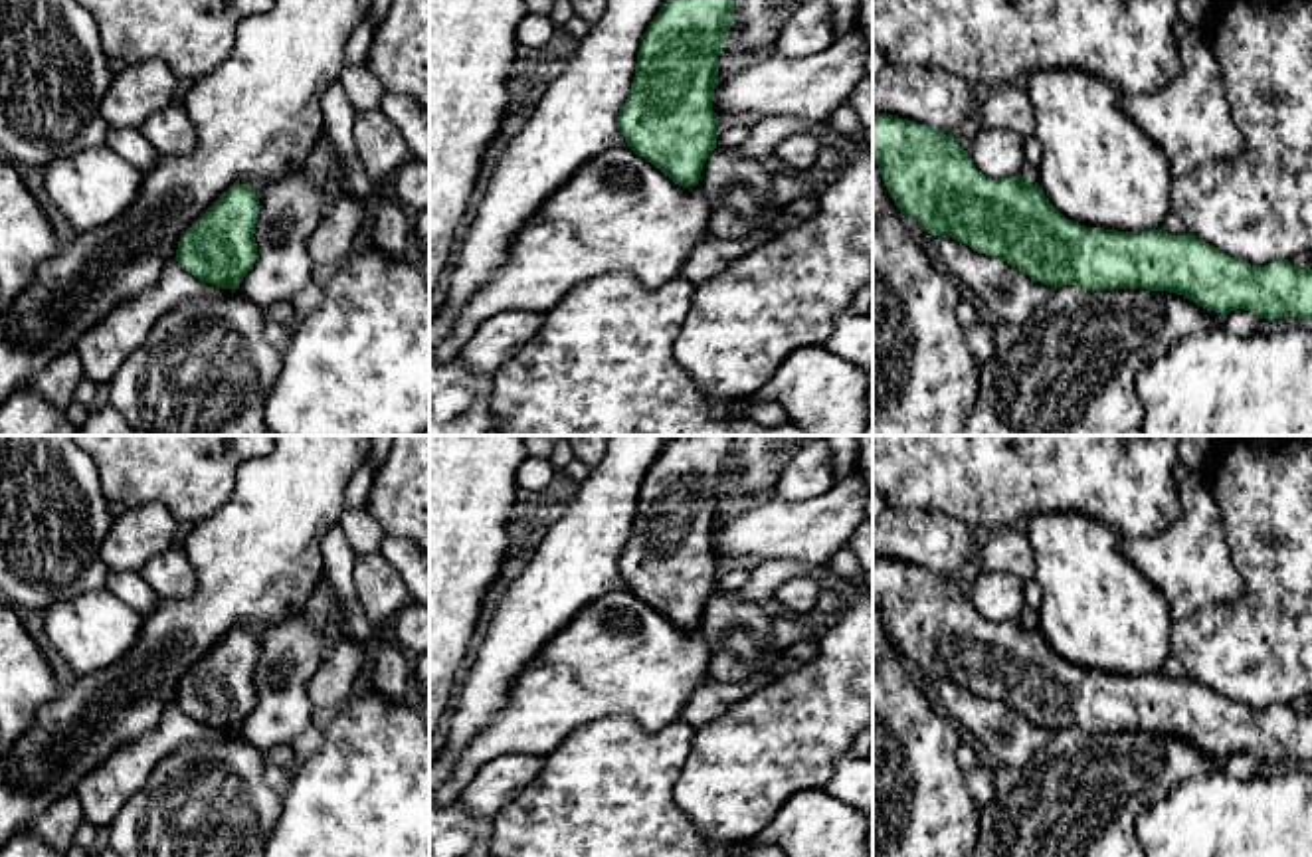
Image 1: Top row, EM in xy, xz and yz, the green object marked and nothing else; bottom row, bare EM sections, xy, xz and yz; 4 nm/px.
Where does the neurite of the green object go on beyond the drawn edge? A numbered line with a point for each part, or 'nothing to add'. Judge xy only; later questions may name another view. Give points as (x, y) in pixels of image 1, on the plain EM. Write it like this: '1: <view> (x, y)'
nothing to add

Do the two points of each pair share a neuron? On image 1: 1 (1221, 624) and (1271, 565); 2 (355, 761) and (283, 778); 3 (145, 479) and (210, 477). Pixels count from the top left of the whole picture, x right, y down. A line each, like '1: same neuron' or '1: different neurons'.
1: same neuron
2: different neurons
3: same neuron

